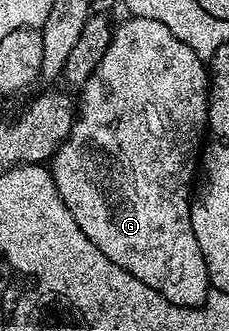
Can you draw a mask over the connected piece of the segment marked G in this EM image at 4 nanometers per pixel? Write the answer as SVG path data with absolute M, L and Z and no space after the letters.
M134 16L126 17L126 22L116 23L113 26L113 39L103 56L103 60L97 65L97 73L94 77L86 80L80 87L81 102L79 98L79 109L76 111L73 127L69 133L69 139L53 153L51 159L51 173L53 183L75 224L119 268L131 272L143 284L161 291L162 296L171 300L171 304L176 306L201 306L207 295L210 293L209 269L203 260L203 252L199 248L199 240L195 240L195 232L191 228L191 191L193 186L193 173L199 170L199 155L203 150L201 137L206 137L209 125L209 84L211 81L210 71L206 63L190 47L179 40L179 37L172 34L167 25L160 23L157 19L145 19Z

